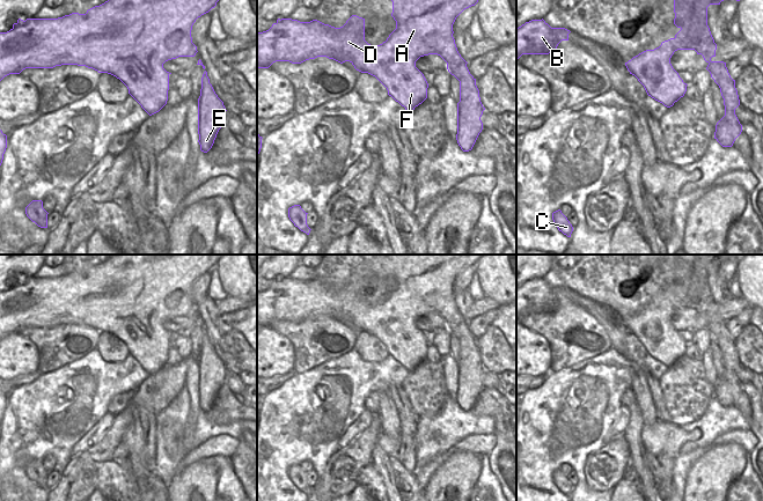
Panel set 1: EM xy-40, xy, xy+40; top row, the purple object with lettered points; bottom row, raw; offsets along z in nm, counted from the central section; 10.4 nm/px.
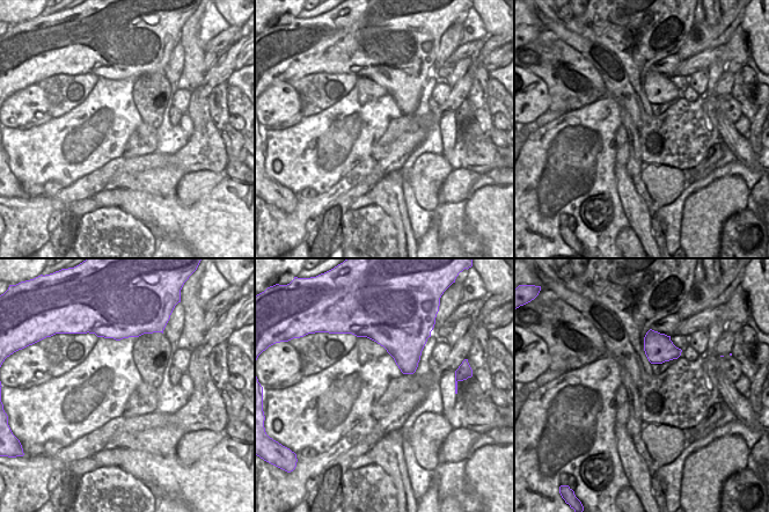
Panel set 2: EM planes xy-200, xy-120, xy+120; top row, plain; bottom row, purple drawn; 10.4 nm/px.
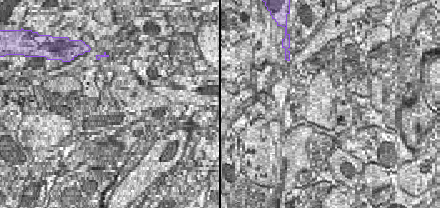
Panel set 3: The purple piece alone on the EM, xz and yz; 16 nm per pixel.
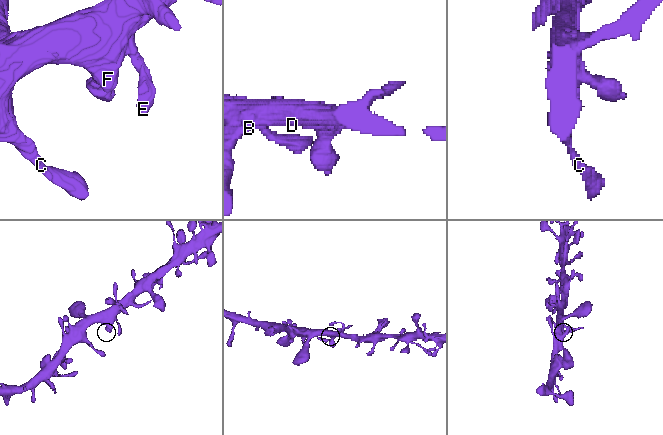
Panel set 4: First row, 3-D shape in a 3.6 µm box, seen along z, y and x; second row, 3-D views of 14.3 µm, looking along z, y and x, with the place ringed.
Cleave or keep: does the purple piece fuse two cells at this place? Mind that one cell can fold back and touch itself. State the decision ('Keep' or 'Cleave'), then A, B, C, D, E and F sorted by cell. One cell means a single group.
Keep. Groups: A B C D E F

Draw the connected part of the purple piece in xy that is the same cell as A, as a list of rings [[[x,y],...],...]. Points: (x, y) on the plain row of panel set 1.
[[[390,255],[396,288],[377,305],[365,300],[365,278],[357,274],[352,274],[340,287],[317,279],[300,281],[278,278],[269,289],[257,292],[257,327],[269,327],[276,321],[301,323],[317,316],[327,316],[340,323],[350,321],[357,330],[375,336],[387,347],[388,354],[411,371],[427,358],[428,347],[424,333],[416,326],[416,321],[424,315],[438,314],[447,322],[448,331],[460,340],[456,399],[463,411],[469,411],[483,389],[480,376],[485,367],[480,361],[476,338],[457,310],[453,283],[464,268],[475,265],[483,256]]]

